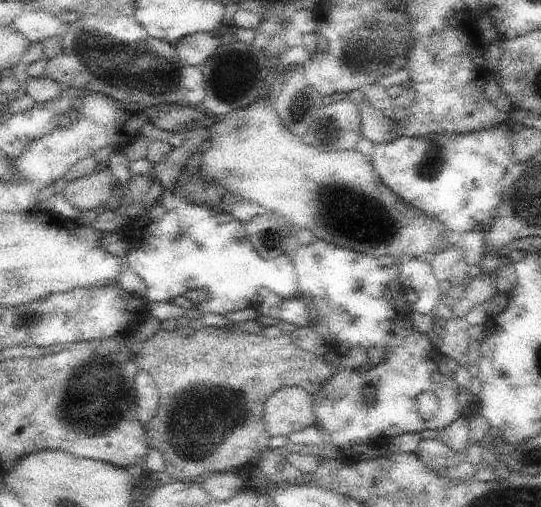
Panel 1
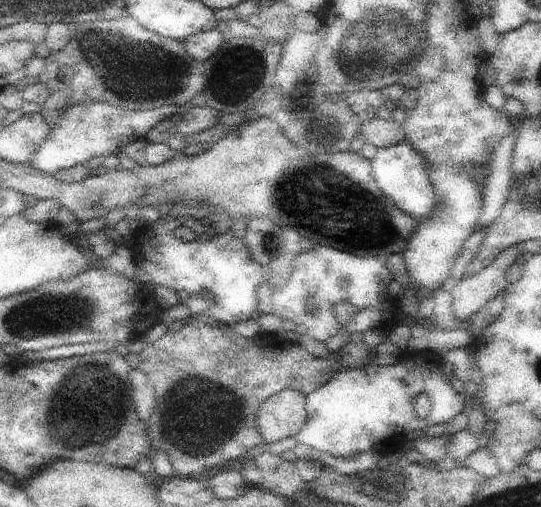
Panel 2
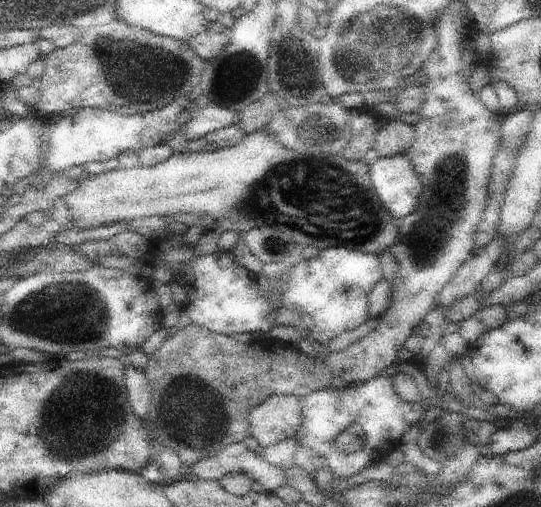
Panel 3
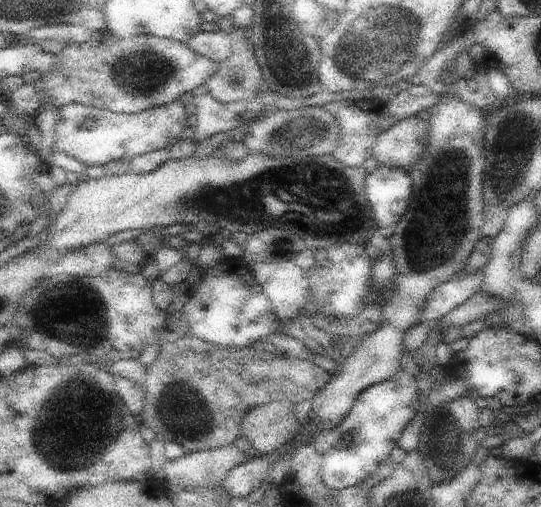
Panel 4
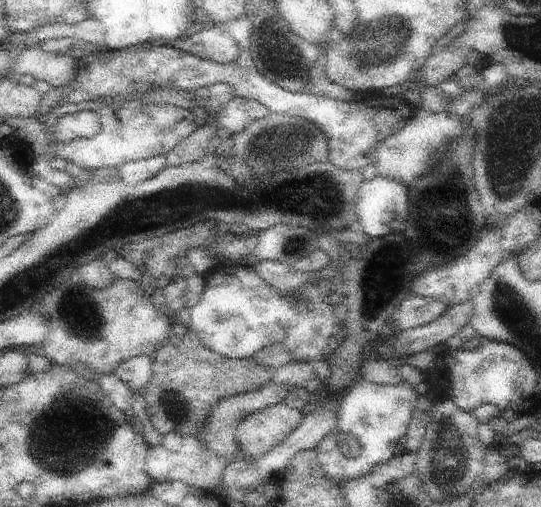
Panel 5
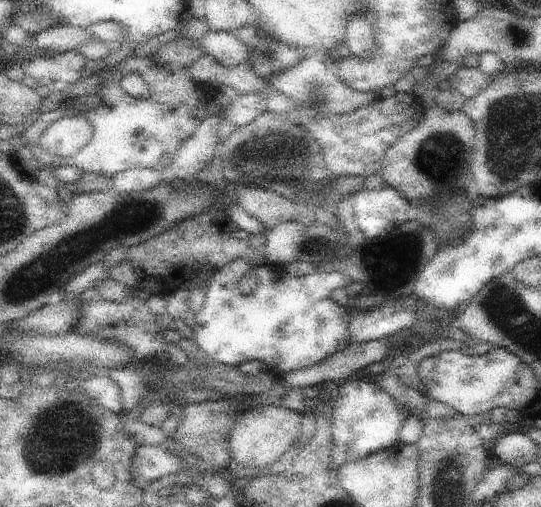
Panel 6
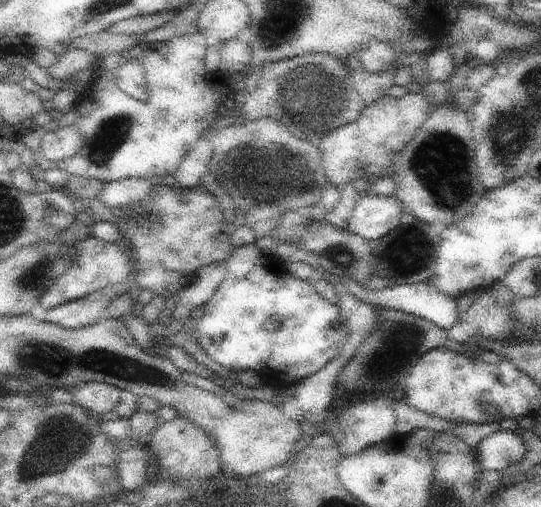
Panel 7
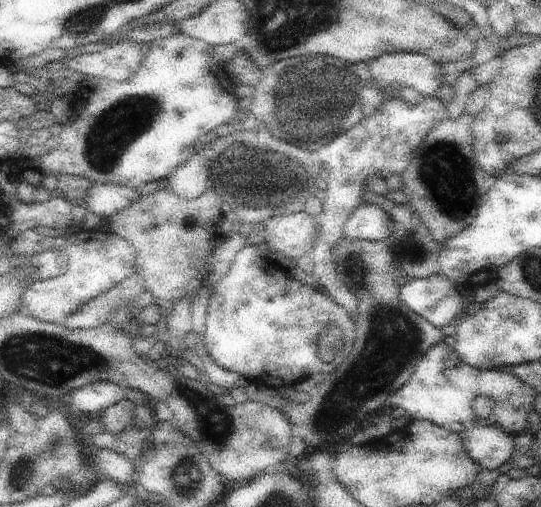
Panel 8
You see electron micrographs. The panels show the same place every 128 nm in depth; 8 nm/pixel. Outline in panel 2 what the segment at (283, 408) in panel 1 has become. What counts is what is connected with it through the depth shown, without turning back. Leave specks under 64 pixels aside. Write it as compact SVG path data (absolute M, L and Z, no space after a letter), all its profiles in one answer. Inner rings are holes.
M284 389L267 398L256 415L264 447L295 437L307 421L307 396L297 389Z

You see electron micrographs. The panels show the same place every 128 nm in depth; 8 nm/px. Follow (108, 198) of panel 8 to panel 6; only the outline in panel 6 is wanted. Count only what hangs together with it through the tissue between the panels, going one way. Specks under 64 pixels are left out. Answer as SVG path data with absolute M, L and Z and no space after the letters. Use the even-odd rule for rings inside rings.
M126 169L113 178L113 189L118 191L118 194L145 193L156 188L165 175L154 169Z

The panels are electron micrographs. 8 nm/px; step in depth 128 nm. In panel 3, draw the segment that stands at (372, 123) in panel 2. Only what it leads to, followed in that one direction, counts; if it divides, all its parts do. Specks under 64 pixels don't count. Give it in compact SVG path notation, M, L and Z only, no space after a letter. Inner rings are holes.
M390 119L379 129L375 150L380 157L406 155L415 141L415 126Z

